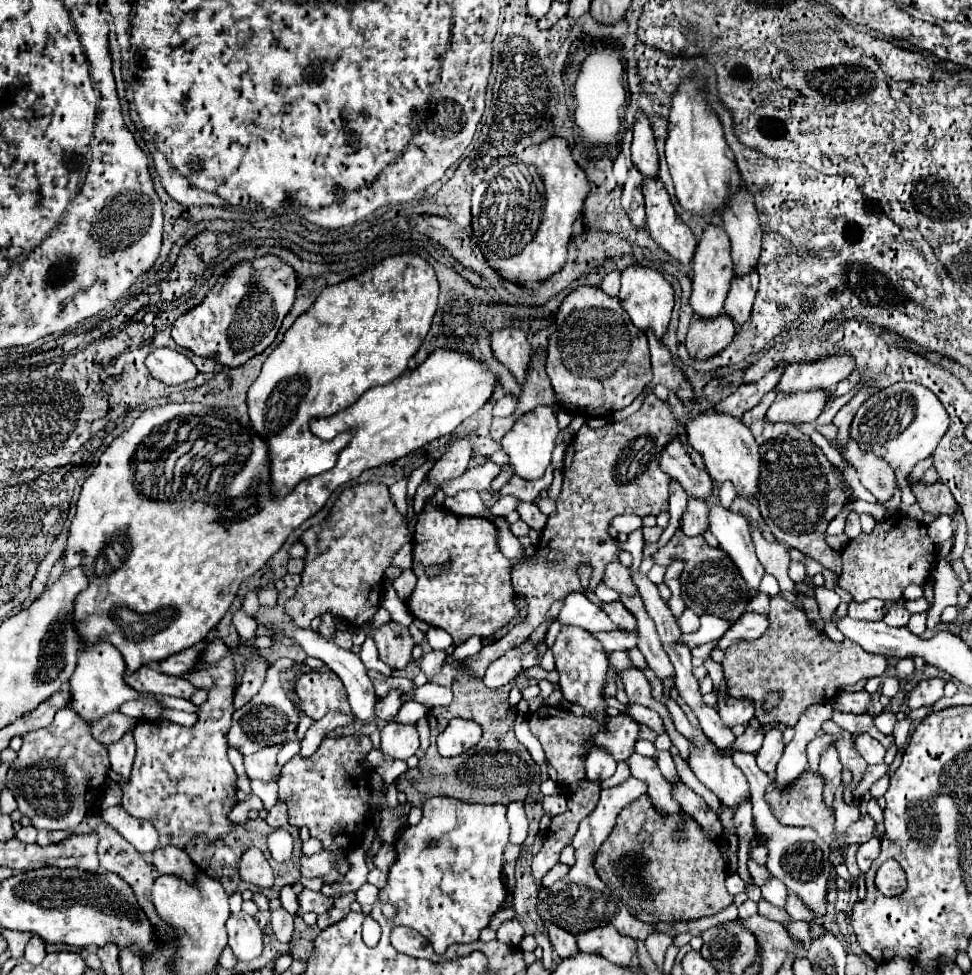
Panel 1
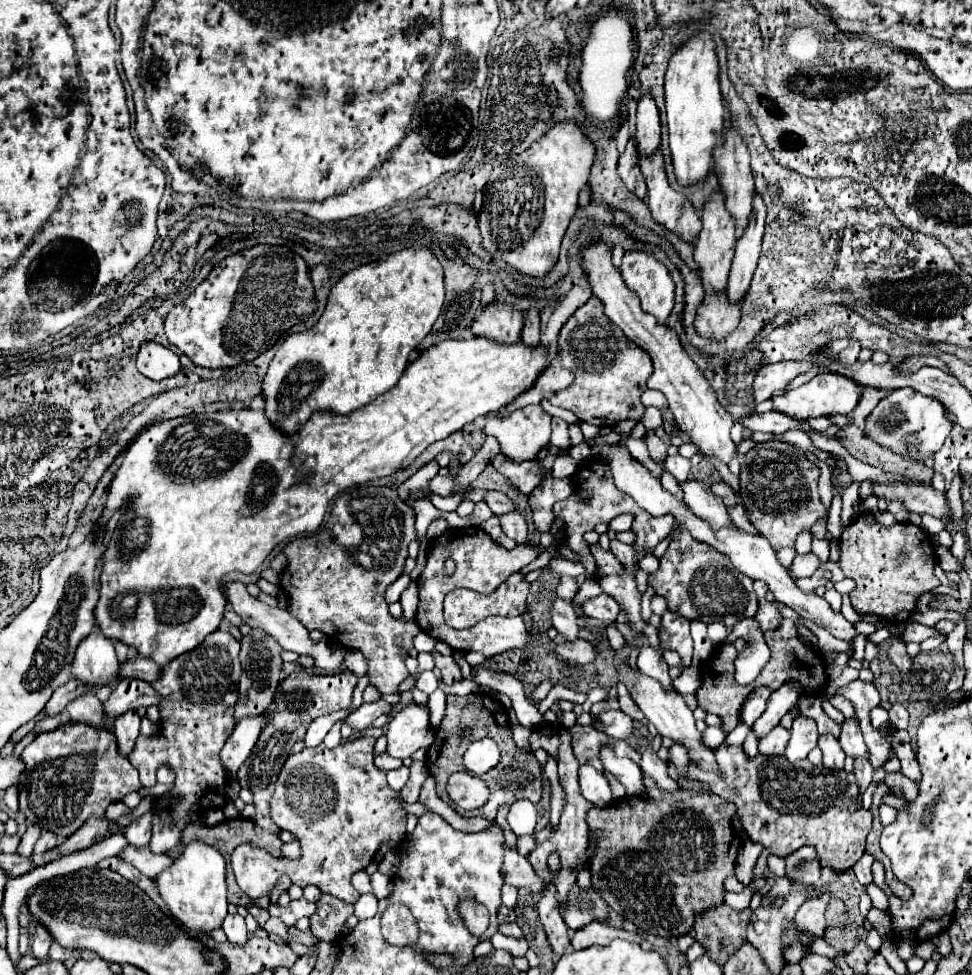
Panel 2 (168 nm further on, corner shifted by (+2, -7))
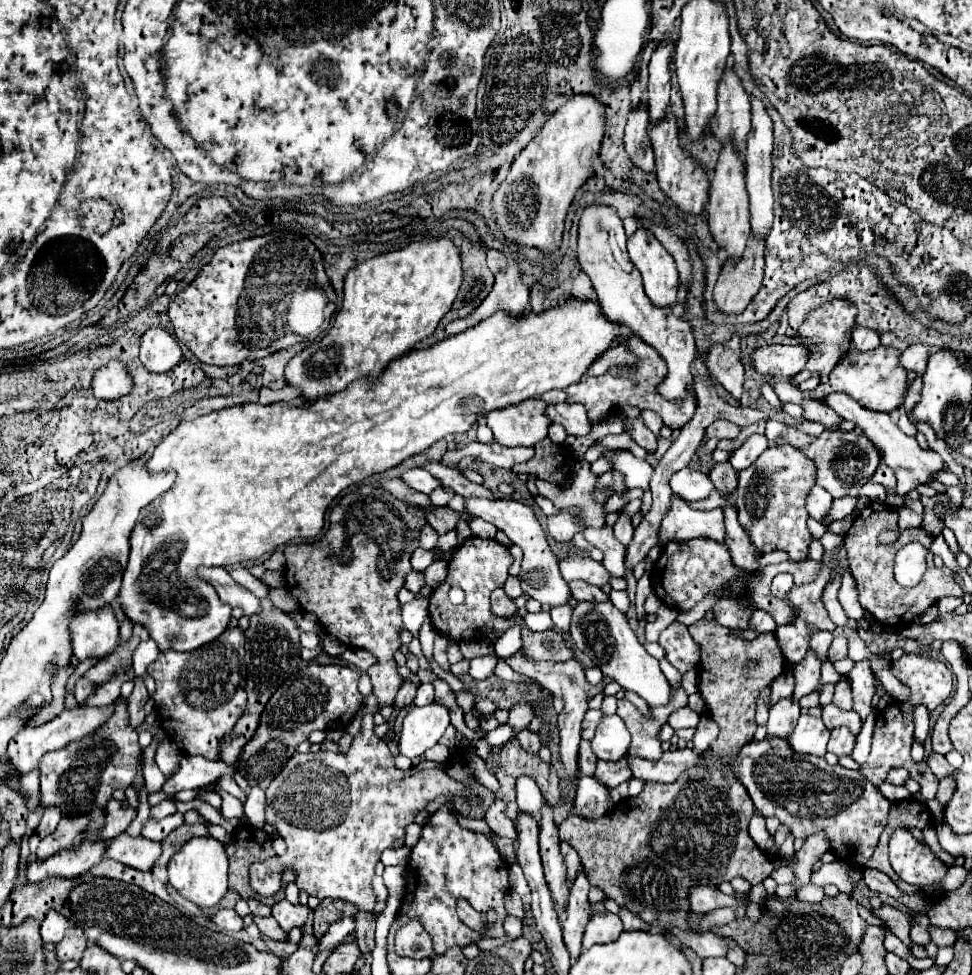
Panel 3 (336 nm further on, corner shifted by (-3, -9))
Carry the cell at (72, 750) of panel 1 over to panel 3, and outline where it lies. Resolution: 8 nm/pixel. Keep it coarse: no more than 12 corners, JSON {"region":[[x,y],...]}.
{"region":[[119,696],[99,730],[47,752],[41,804],[99,812],[143,784]]}

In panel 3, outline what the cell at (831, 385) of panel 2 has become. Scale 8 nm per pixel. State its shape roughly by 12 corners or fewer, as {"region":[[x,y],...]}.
{"region":[[893,346],[851,350],[827,384],[801,392],[775,380],[781,402],[845,392],[869,410],[903,404],[907,370]]}

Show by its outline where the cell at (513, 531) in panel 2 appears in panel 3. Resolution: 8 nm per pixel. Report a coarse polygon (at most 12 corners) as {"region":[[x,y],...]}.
{"region":[[471,496],[465,510],[521,546],[519,582],[527,596],[567,604],[539,520],[511,498]]}

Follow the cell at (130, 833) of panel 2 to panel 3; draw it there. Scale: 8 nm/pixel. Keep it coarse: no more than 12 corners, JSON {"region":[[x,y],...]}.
{"region":[[163,800],[151,808],[151,818],[161,820],[177,812],[175,802]]}

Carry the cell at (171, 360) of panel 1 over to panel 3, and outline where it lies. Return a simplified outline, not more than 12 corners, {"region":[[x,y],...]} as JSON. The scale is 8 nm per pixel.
{"region":[[165,328],[141,336],[139,358],[149,372],[181,360],[179,342]]}

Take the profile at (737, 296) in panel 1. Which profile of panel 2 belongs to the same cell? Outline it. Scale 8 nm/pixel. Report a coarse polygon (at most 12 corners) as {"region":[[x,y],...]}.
{"region":[[756,194],[738,238],[726,294],[740,304],[760,256],[766,206]]}

